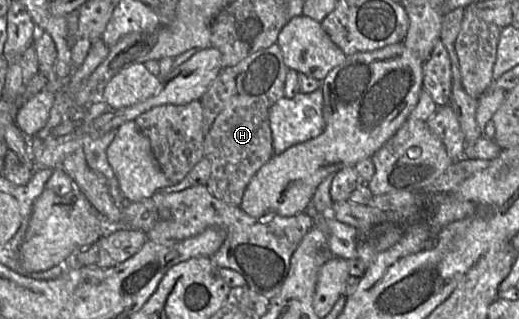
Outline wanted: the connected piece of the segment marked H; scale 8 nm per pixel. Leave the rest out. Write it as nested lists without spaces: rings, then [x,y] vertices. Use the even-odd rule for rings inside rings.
[[[273,44],[235,66],[223,68],[199,100],[203,110],[204,157],[211,164],[207,187],[222,202],[240,207],[250,180],[274,155],[269,109],[285,97],[288,70],[280,47]]]

